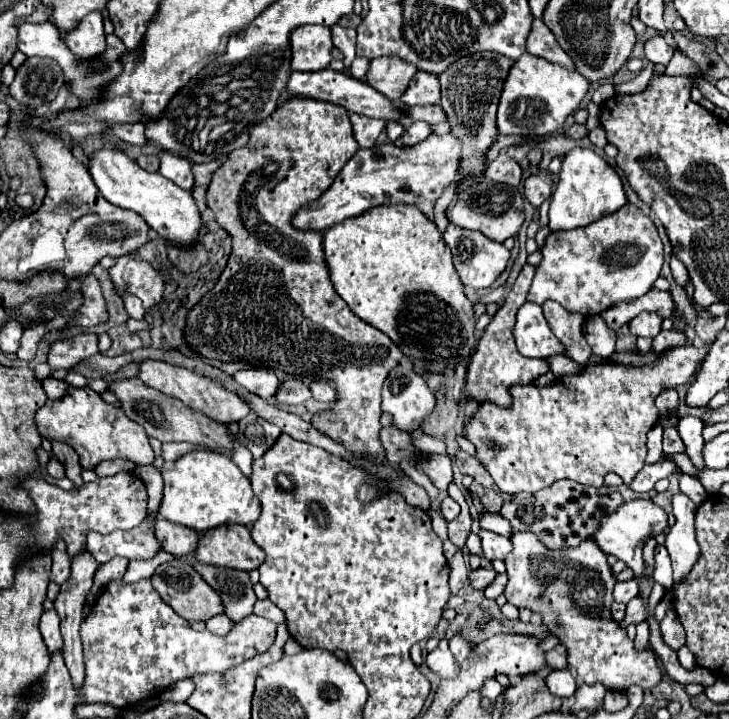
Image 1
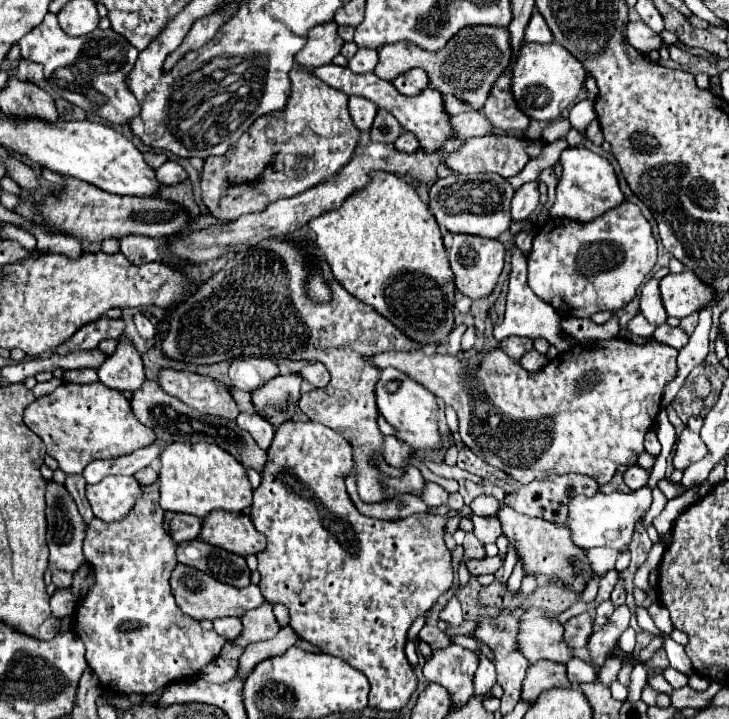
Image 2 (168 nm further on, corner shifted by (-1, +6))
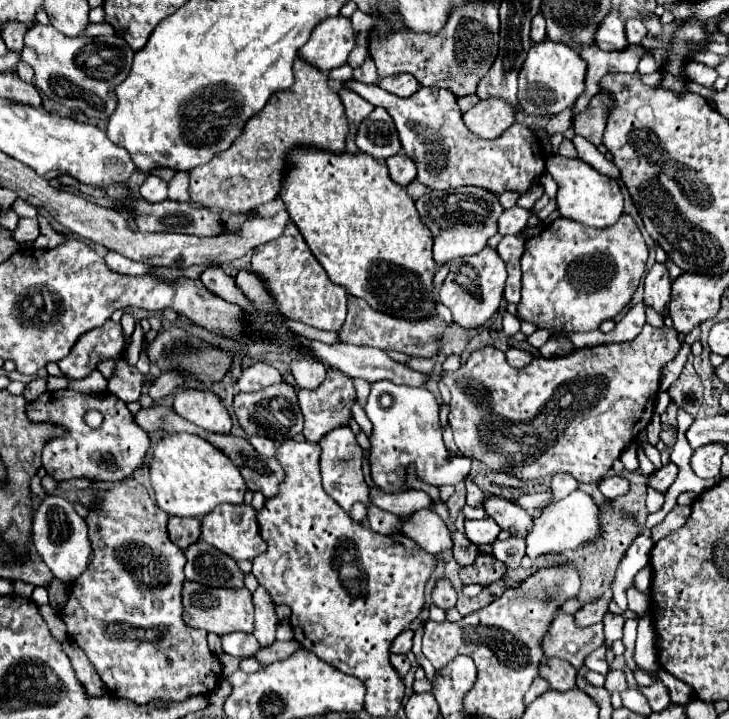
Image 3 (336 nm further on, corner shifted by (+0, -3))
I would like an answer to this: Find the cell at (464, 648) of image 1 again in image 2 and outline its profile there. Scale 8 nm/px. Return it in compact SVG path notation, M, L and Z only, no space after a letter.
M452 597L452 599L444 605L444 609L440 611L440 619L448 621L450 627L456 627L458 623L462 623L462 609L460 609L460 601L458 601L456 597Z

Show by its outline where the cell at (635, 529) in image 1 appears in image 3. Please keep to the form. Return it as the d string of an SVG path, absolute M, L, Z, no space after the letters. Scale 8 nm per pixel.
M575 490L565 500L543 508L541 516L535 518L533 532L525 540L527 542L527 556L533 560L533 558L547 554L547 552L577 550L577 548L585 546L587 542L593 542L601 534L603 534L603 530L601 530L601 520L599 520L599 506L593 502L593 498L589 494L585 494L583 490Z

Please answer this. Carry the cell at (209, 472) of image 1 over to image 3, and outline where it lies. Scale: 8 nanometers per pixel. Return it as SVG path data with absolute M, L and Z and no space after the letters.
M193 434L165 436L155 448L149 470L155 502L169 516L203 518L219 504L243 504L247 490L239 468L213 444Z

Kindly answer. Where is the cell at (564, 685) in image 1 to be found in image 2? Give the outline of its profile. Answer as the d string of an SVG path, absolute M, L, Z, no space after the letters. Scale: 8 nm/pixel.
M570 659L566 667L568 667L568 679L572 683L592 683L598 677L598 669L582 659Z

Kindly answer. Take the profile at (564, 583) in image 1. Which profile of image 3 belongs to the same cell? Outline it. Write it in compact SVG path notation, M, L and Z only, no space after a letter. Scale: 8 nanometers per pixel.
M491 496L485 500L483 508L487 516L491 516L499 524L501 530L509 530L515 538L527 538L533 528L533 518L511 500Z

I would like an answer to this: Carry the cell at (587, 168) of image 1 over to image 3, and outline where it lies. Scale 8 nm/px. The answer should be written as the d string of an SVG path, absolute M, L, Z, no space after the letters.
M551 154L547 158L547 172L559 186L557 210L563 218L571 218L589 228L607 228L615 224L617 218L623 214L623 194L619 184L613 178L599 174L587 162L579 158L565 158L559 154Z

